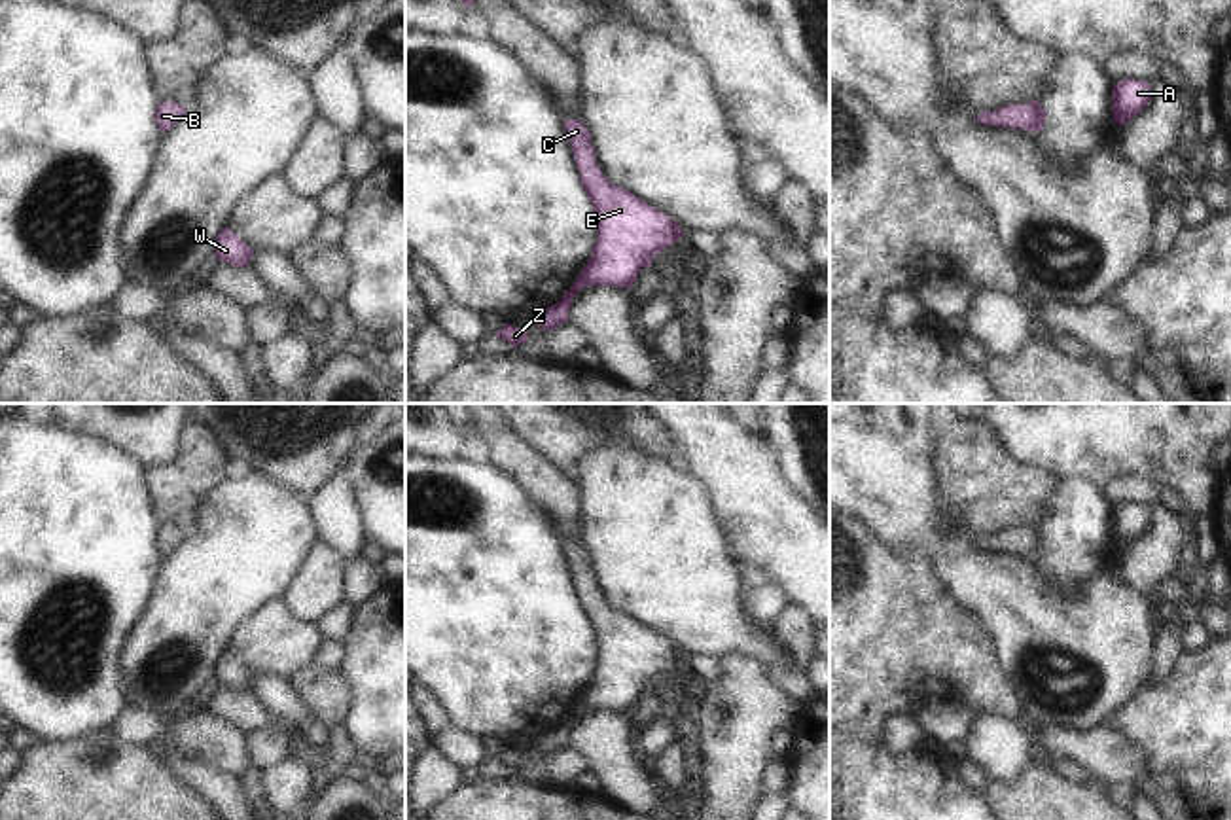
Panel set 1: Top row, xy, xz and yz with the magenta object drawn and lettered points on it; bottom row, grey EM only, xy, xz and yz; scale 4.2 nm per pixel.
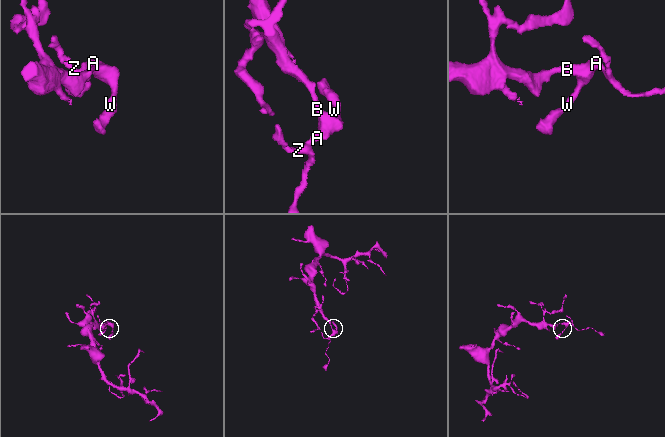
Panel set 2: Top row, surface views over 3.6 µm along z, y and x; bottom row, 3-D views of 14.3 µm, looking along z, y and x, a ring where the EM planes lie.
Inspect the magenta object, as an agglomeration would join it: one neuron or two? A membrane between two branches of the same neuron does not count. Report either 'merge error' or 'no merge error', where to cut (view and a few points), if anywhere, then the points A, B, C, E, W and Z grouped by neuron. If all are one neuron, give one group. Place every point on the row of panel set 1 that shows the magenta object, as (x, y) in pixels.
no merge error; no cut; A B C E W Z

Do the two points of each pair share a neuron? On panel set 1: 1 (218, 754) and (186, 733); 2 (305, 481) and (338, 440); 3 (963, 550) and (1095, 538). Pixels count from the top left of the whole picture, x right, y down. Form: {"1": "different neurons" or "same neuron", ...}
{"1": "same neuron", "2": "same neuron", "3": "different neurons"}

